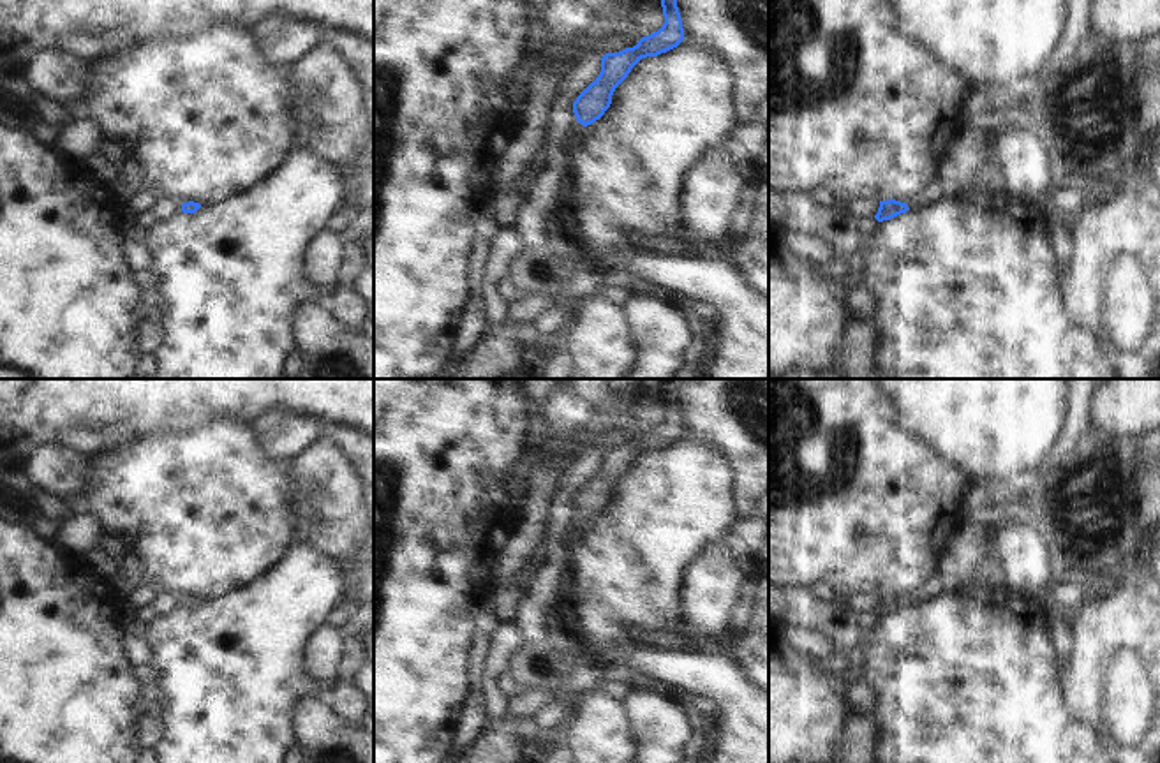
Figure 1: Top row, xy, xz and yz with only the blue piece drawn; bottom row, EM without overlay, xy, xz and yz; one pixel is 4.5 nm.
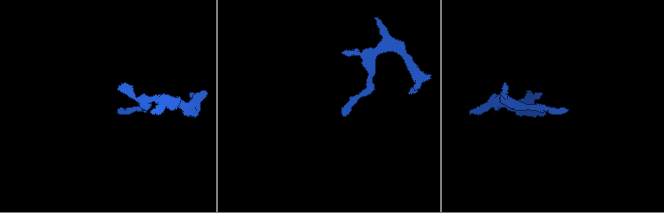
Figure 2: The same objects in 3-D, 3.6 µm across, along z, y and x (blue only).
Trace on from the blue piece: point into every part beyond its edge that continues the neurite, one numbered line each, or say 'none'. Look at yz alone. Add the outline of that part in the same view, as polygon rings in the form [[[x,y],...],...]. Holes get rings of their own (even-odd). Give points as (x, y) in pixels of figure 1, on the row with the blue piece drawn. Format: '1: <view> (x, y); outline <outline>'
1: yz (933, 191); outline [[[934,178],[922,192],[918,192],[915,197],[911,197],[906,204],[910,210],[918,210],[941,197],[952,197],[952,196],[957,196],[957,194],[945,192],[940,185],[940,178]]]

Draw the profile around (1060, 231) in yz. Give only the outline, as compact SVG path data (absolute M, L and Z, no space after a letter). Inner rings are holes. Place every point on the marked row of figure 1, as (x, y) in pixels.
M1047 213L1049 240L1056 254L1060 270L1067 270L1074 257L1072 220L1065 220L1054 213Z

